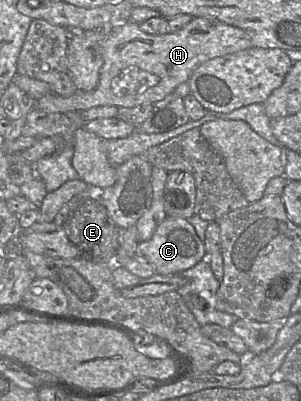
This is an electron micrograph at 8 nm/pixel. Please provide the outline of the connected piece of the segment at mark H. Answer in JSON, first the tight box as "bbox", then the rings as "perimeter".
{"bbox":[35,17,252,114],"perimeter":[[[194,17],[180,30],[164,35],[145,33],[132,20],[103,32],[103,66],[98,86],[93,91],[77,91],[68,97],[47,94],[36,101],[35,108],[67,114],[96,106],[130,108],[154,104],[173,93],[178,85],[187,82],[194,70],[204,62],[252,47],[251,38],[245,30],[206,17]]]}

